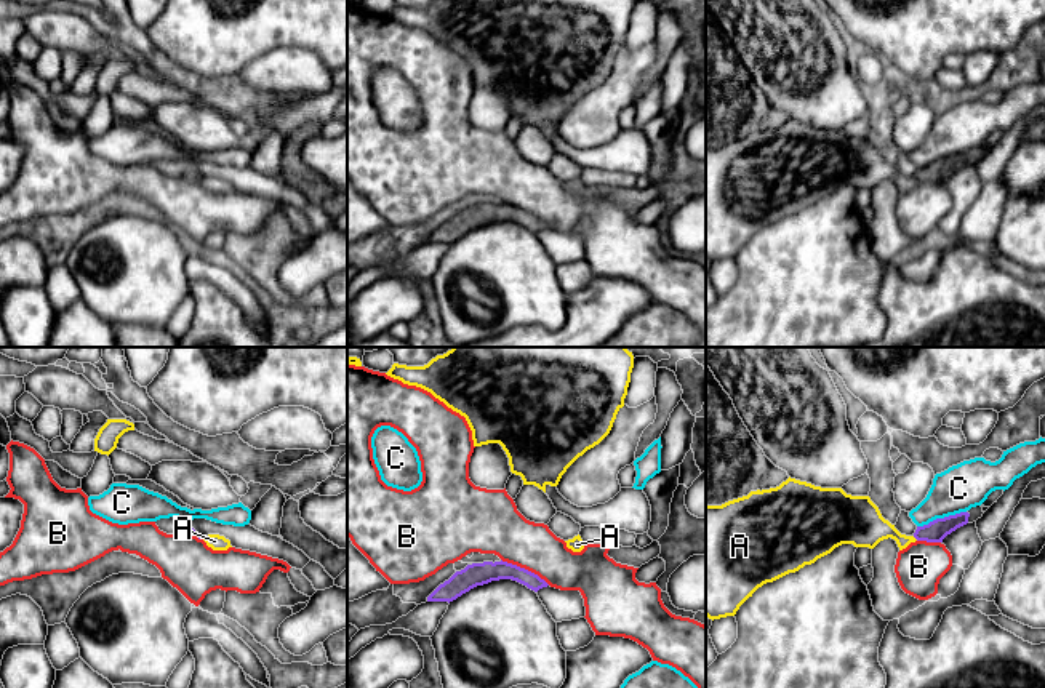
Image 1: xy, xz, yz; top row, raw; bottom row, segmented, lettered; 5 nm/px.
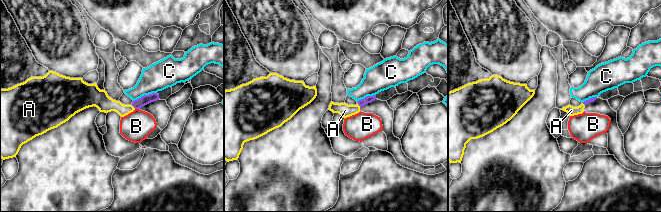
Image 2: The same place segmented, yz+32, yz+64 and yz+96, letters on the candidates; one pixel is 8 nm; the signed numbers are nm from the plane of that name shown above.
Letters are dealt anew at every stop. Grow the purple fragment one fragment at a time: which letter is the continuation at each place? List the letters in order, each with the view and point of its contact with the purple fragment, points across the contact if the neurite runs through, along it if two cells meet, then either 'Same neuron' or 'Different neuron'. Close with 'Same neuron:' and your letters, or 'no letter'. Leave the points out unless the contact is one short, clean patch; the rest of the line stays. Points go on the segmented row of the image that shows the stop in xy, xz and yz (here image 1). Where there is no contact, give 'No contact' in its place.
A: Touches purple at yz (916, 538). Boundary: yz (912, 536), (917, 540). Different neuron
B: Touches purple at xz (524, 568). Boundary: xz (501, 559), (536, 573), (549, 584). Different neuron
C: Touches purple at yz (941, 519). Boundary: yz (965, 511), (933, 519), (917, 527). Different neuron
Same neuron: no letter

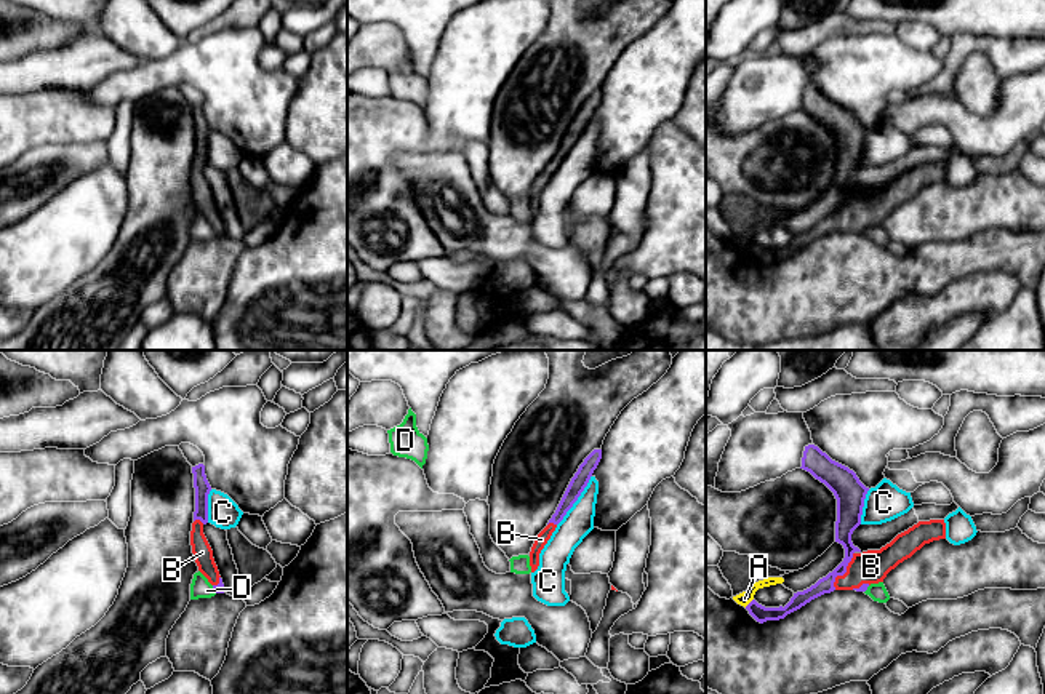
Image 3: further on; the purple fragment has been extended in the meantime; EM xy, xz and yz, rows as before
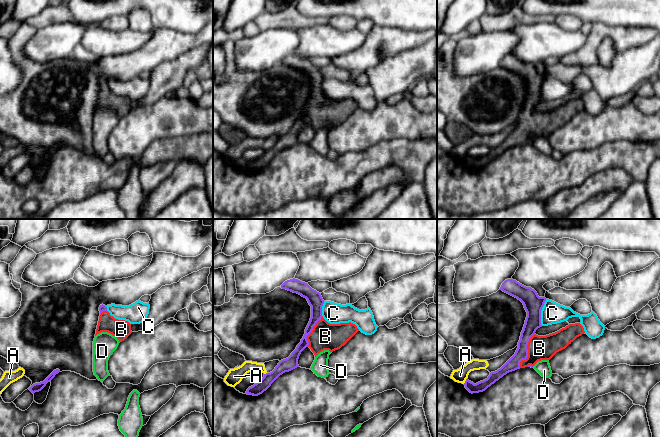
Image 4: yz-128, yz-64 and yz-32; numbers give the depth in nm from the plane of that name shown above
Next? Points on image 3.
A: Touches purple at yz (749, 603). Boundary: yz (752, 598), (744, 606). Different neuron
B: Touches purple at yz (844, 573). Same neuron
C: Touches purple at xz (576, 499). Different neuron
D: Touches purple at xy (213, 587). Boundary: xy (212, 586), (216, 592). Different neuron
Same neuron: B

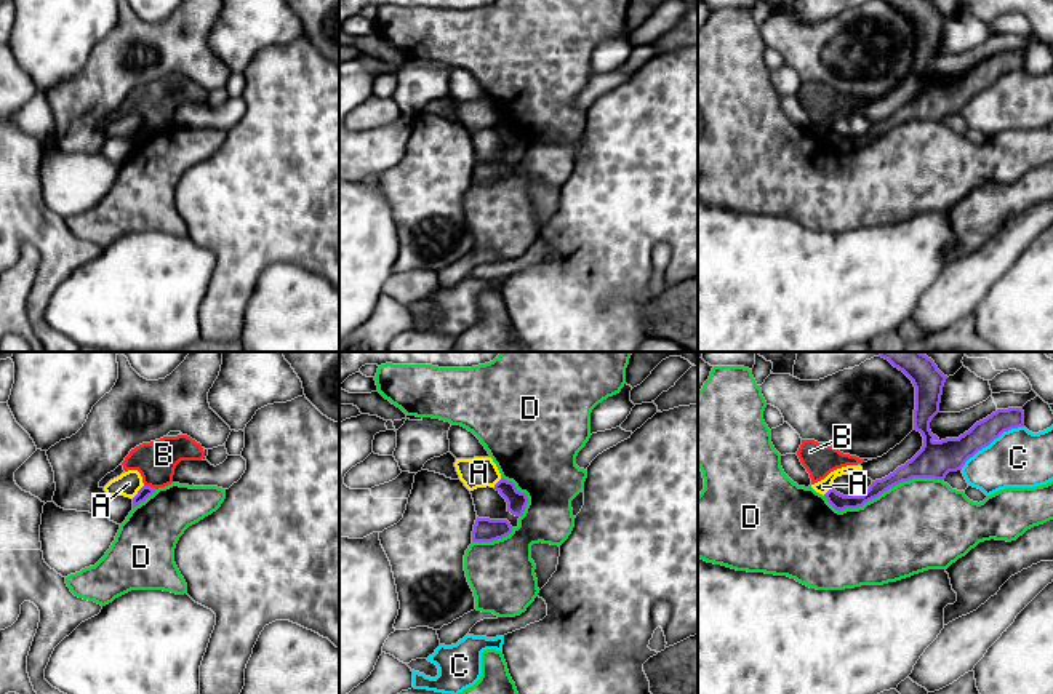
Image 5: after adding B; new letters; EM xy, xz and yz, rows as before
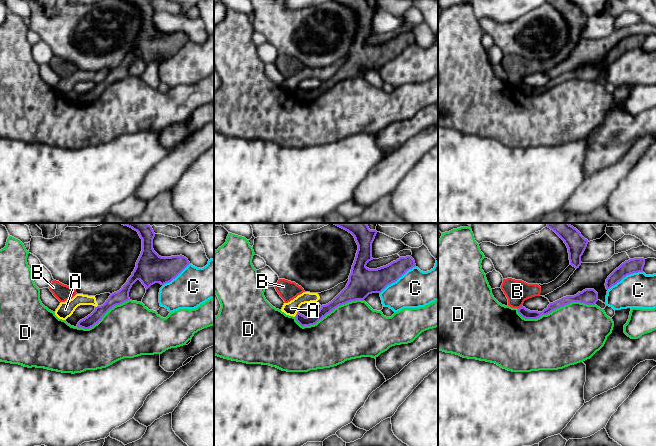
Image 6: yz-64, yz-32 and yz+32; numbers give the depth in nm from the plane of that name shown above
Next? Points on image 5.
A: Touches purple at xy (138, 491). Boundary: xy (143, 485), (132, 498). Different neuron
B: Touches purple at xy (149, 486). Boundary: xy (144, 485), (156, 488). Different neuron
C: Touches purple at yz (991, 442). Different neuron
D: Touches purple at yz (882, 493). Different neuron
Same neuron: no letter

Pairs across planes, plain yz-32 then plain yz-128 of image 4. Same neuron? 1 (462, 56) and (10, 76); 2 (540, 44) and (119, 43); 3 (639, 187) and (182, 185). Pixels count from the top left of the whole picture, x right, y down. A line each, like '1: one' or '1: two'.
1: two
2: one
3: two

